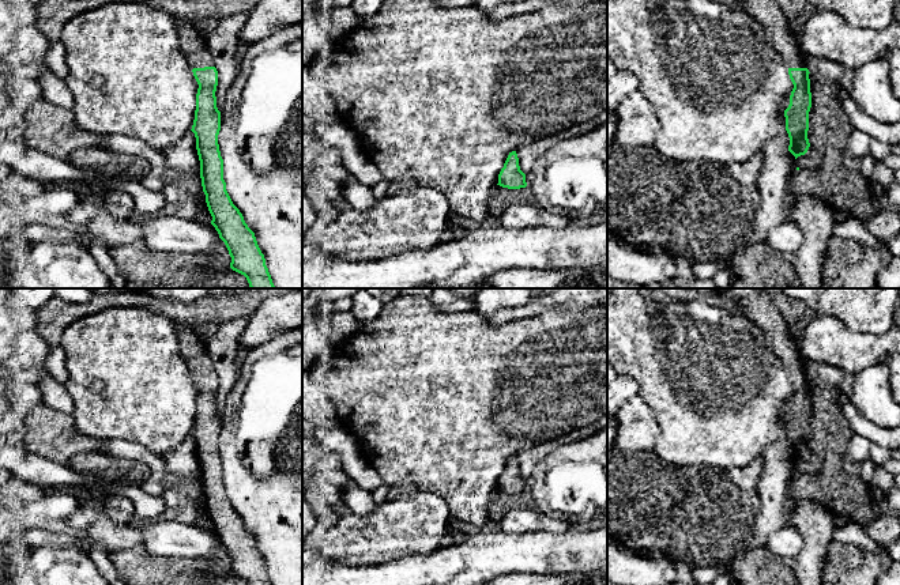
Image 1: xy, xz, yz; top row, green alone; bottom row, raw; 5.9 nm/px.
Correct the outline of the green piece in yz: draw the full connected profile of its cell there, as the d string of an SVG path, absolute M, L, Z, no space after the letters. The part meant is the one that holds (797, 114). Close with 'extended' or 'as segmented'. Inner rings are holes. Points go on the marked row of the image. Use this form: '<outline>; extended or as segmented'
M737 0L738 7L754 18L765 30L768 42L784 60L794 88L790 105L784 110L786 131L790 137L788 151L805 155L810 147L807 139L811 93L806 68L805 42L797 35L775 0Z; extended

